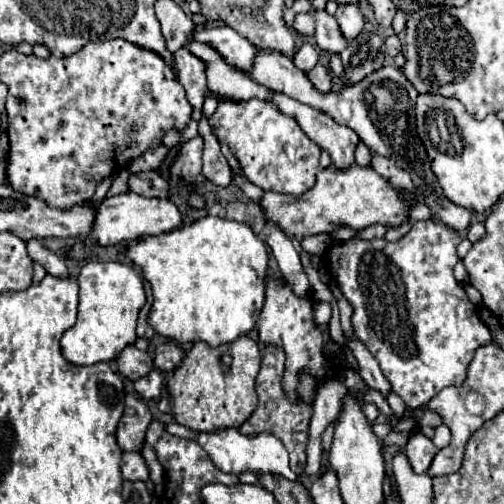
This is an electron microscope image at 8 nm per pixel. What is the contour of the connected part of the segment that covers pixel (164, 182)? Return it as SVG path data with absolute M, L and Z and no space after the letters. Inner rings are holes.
M146 171L146 173L136 173L128 177L128 187L132 193L142 195L142 197L168 197L170 193L170 183L166 175L158 175L156 171Z

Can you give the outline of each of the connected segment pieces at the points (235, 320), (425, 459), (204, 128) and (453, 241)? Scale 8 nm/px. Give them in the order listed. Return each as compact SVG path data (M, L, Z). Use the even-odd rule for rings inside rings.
M206 215L192 225L162 233L158 237L140 239L128 249L128 257L144 271L146 281L152 285L154 303L148 315L148 323L156 333L178 343L204 341L210 347L218 347L232 343L256 327L266 299L266 277L270 275L270 267L266 243L254 235L250 225Z
M416 433L416 435L412 435L408 439L404 451L406 451L406 457L408 457L412 469L416 473L426 473L430 469L430 465L438 449L426 435Z
M202 115L202 119L198 121L198 133L202 135L204 139L204 177L208 181L212 181L214 185L218 187L228 187L232 183L232 171L230 171L230 165L228 161L224 159L222 151L220 151L220 145L218 145L218 139L216 135L212 133L210 125L208 125L208 119Z
M428 219L416 221L412 229L394 243L386 239L350 239L334 245L326 255L326 265L336 285L342 289L344 297L354 309L352 327L356 337L366 343L368 351L378 359L384 377L392 385L392 391L400 395L410 409L422 407L444 387L462 385L474 351L492 339L492 333L482 323L476 305L470 303L462 285L458 285L452 275L452 269L458 263L456 247L460 241L462 239L454 229Z

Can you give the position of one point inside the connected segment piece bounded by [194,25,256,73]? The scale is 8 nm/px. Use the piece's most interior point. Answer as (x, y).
(237, 50)

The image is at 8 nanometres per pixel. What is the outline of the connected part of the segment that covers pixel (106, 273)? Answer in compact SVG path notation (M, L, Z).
M88 261L78 275L80 285L80 305L78 305L78 321L72 329L68 329L62 337L62 355L74 365L94 365L98 361L112 361L118 353L136 341L136 321L140 307L146 303L146 293L140 275L136 275L130 263L120 261Z

